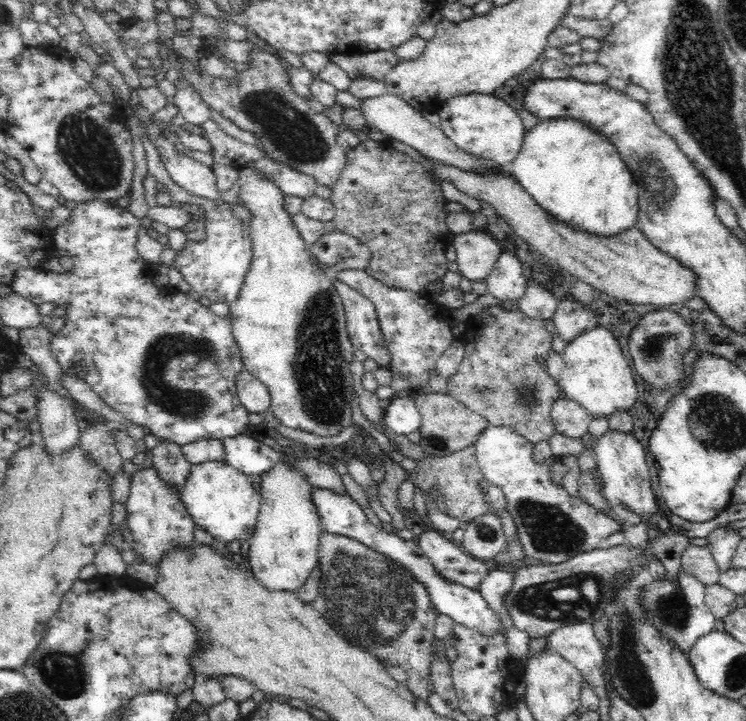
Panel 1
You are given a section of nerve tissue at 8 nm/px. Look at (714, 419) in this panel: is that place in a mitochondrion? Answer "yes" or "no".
yes

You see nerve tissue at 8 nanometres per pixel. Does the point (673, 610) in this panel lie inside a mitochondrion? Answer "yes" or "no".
yes

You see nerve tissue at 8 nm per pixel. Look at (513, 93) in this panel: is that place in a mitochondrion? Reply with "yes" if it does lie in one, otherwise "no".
no

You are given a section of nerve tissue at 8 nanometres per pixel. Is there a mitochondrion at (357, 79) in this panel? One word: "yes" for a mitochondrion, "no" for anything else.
no

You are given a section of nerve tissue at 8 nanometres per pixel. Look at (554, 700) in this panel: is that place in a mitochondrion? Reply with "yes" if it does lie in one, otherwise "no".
no

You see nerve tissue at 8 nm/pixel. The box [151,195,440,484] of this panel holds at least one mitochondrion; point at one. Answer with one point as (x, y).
(319, 367)

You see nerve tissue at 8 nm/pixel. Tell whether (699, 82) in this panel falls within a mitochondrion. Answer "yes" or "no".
yes

